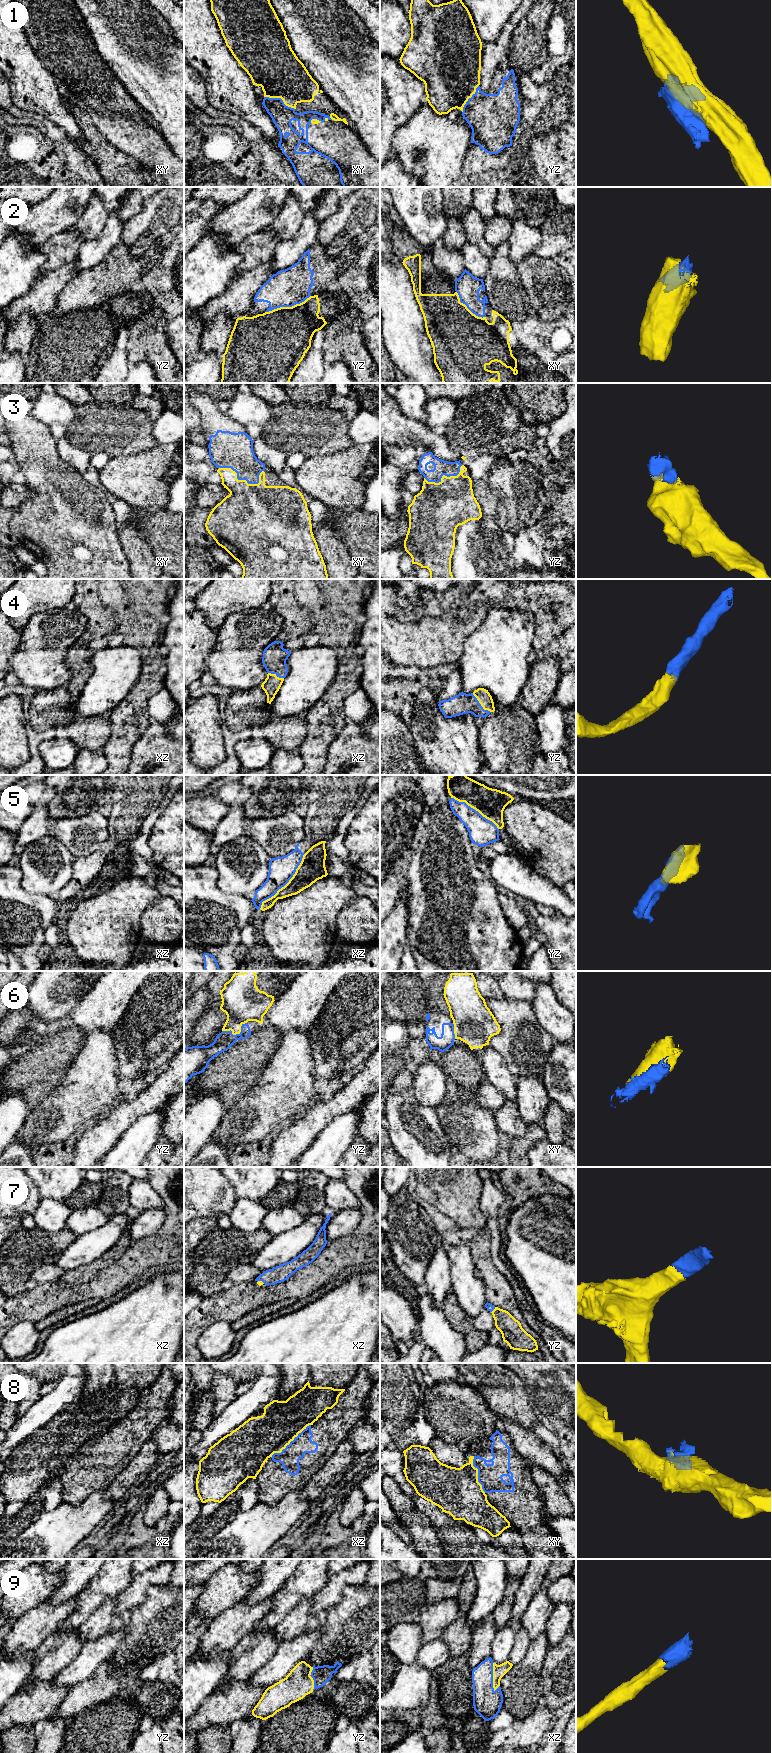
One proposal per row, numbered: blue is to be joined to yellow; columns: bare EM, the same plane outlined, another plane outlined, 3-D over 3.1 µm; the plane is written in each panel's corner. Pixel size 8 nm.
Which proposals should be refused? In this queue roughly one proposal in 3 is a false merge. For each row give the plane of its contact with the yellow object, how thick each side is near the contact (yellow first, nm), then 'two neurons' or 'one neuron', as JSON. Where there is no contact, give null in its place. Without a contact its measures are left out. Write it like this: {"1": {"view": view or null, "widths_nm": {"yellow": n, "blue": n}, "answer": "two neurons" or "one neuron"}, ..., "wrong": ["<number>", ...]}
{"1": {"view": "xy", "widths_nm": {"yellow": 380, "blue": 170}, "answer": "two neurons"}, "2": {"view": "yz", "widths_nm": {"yellow": 460, "blue": 300}, "answer": "two neurons"}, "3": {"view": "xy", "widths_nm": {"yellow": 440, "blue": 280}, "answer": "one neuron"}, "4": {"view": "yz", "widths_nm": {"yellow": 110, "blue": 170}, "answer": "one neuron"}, "5": {"view": "xz", "widths_nm": {"yellow": 200, "blue": 200}, "answer": "two neurons"}, "6": {"view": "yz", "widths_nm": {"yellow": 300, "blue": 140}, "answer": "two neurons"}, "7": {"view": "yz", "widths_nm": {"yellow": 180, "blue": 60}, "answer": "one neuron"}, "8": {"view": "xz", "widths_nm": {"yellow": 340, "blue": 160}, "answer": "two neurons"}, "9": {"view": "xz", "widths_nm": {"yellow": 100, "blue": 220}, "answer": "one neuron"}, "wrong": ["1", "2", "5", "6", "8"]}

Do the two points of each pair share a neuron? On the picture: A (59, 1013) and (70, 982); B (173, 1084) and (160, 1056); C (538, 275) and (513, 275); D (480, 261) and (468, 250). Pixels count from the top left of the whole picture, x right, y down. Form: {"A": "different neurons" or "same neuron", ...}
{"A": "same neuron", "B": "different neurons", "C": "different neurons", "D": "same neuron"}

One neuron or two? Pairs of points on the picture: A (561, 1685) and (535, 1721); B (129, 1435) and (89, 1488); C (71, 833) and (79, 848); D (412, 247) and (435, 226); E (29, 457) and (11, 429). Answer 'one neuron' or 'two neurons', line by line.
A: two neurons
B: one neuron
C: one neuron
D: two neurons
E: one neuron

